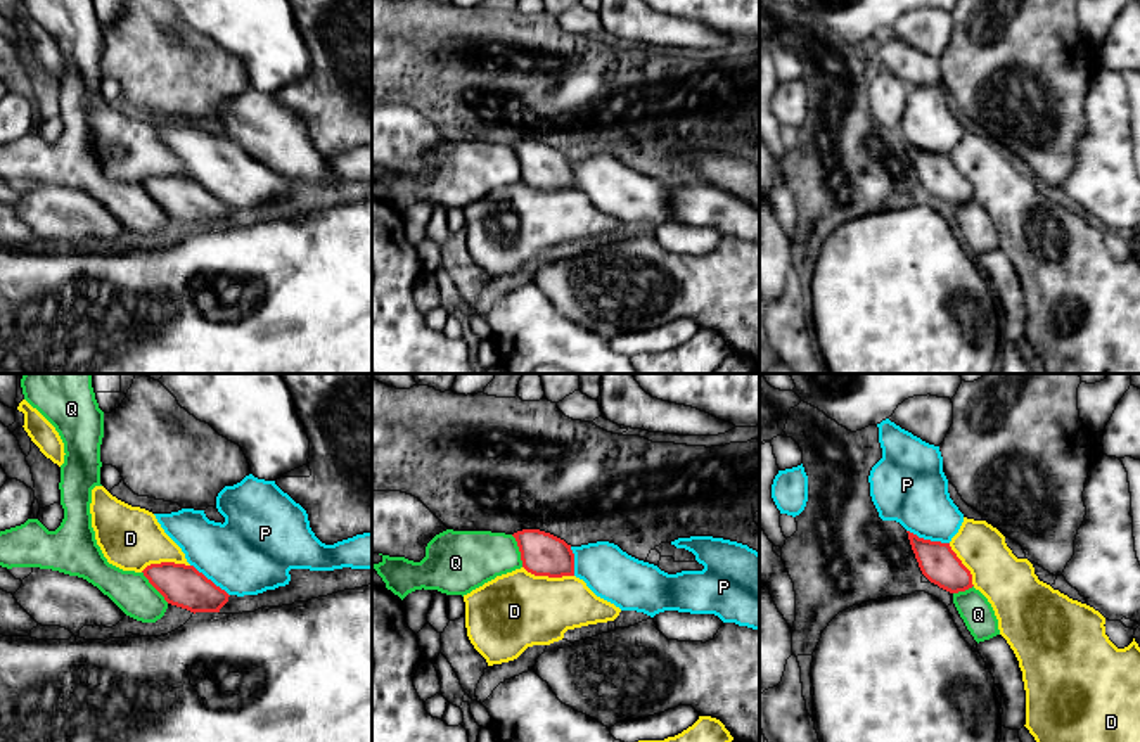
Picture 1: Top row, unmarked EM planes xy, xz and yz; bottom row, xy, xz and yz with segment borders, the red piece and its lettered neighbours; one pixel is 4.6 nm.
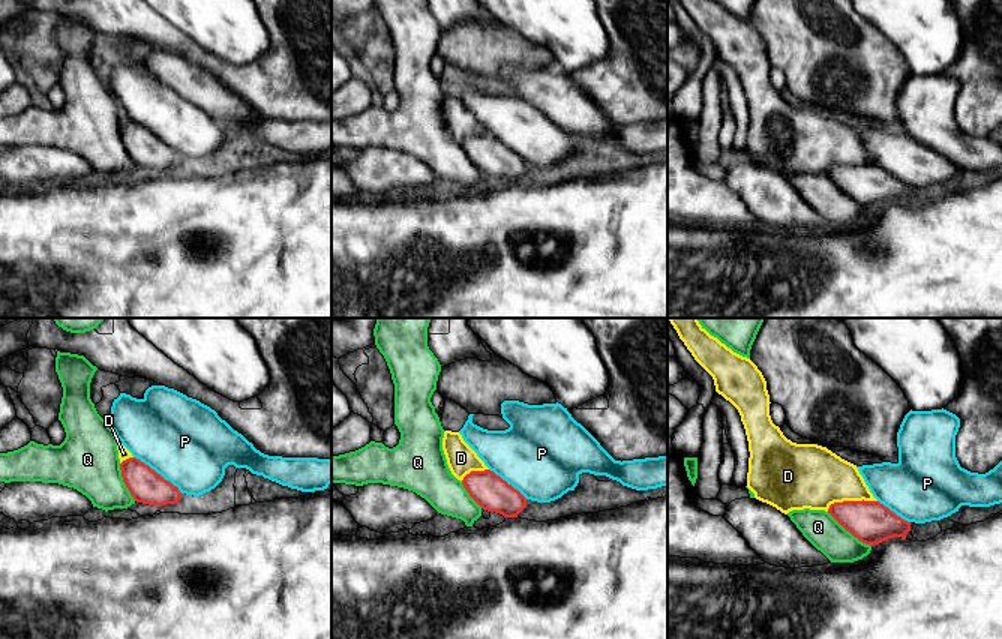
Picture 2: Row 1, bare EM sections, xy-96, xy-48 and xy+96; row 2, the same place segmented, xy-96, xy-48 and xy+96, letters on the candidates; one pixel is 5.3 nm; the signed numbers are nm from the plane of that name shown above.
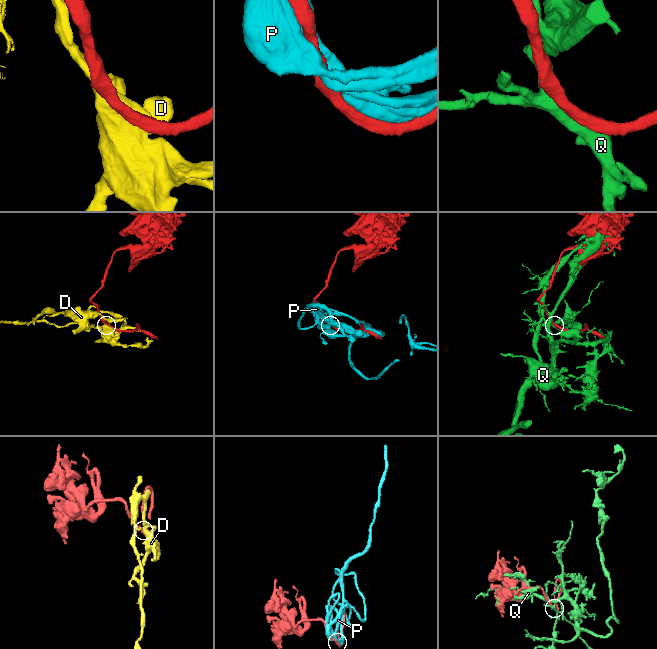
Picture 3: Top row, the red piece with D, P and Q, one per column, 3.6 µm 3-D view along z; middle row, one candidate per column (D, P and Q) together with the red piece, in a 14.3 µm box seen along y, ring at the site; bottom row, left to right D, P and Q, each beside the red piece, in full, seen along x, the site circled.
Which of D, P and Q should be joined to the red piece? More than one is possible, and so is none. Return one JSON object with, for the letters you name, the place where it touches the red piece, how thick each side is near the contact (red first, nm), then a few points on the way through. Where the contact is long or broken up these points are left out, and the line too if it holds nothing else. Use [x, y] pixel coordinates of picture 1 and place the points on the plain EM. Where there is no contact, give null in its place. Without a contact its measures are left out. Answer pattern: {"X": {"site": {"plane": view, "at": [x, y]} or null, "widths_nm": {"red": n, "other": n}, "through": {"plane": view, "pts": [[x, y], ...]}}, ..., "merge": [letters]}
{"P": {"site": {"plane": "yz", "at": [928, 153]}, "widths_nm": {"red": 180, "other": 320}}, "merge": ["P"]}

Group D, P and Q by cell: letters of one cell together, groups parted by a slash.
D / P / Q

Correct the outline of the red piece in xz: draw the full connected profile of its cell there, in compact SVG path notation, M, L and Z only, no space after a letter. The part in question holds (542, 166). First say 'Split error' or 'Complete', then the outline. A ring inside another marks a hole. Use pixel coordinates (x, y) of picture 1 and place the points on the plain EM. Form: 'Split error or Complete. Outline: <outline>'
Complete. Outline: M522 142L512 149L528 185L548 190L574 189L574 166L564 152L540 142Z

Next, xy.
Split error. Outline: M246 88L225 99L216 109L225 135L209 133L204 123L182 121L154 126L164 145L182 161L185 176L151 176L142 185L171 218L190 225L220 225L230 208L258 208L285 199L291 182L334 183L372 182L372 145L356 147L334 157L322 156L310 140L306 123L284 106L275 93Z

